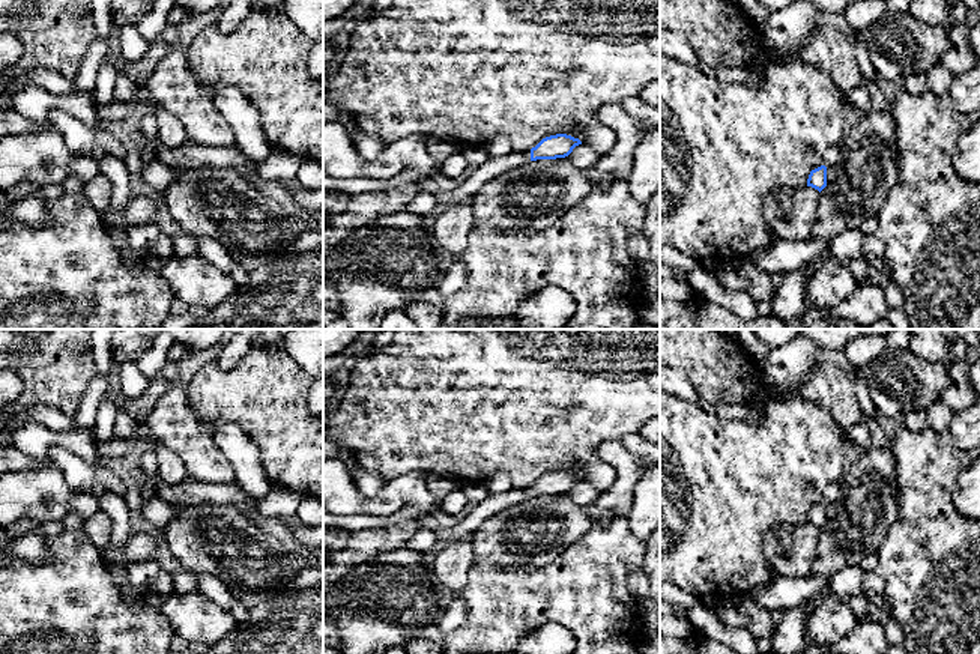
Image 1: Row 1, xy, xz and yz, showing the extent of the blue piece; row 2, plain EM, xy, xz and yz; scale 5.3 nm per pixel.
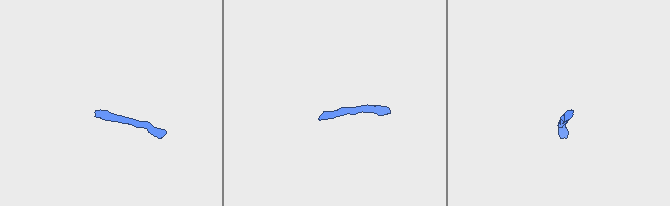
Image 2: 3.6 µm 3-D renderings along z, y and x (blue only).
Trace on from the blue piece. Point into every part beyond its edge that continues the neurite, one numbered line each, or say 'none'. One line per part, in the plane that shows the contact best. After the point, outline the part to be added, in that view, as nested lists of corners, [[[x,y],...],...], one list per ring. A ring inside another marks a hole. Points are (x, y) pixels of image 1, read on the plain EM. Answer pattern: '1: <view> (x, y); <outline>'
1: xz (493, 504); [[[531,487],[510,489],[505,493],[488,495],[484,501],[475,504],[473,511],[467,517],[458,520],[451,528],[439,526],[434,535],[440,543],[469,538],[488,517],[528,499],[531,499]]]

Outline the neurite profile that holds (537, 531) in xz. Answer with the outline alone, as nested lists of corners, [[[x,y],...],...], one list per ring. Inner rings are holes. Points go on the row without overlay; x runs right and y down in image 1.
[[[567,493],[537,496],[488,517],[469,537],[473,559],[502,565],[549,565],[594,525]]]

